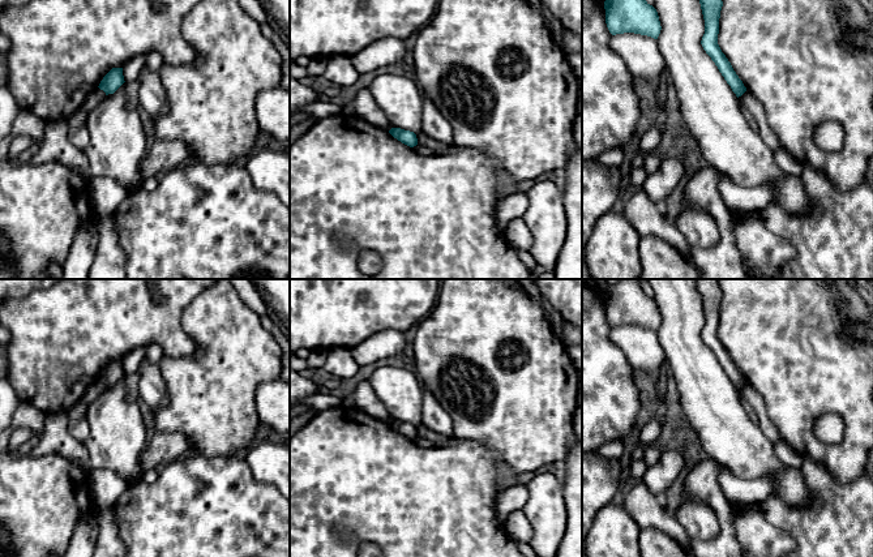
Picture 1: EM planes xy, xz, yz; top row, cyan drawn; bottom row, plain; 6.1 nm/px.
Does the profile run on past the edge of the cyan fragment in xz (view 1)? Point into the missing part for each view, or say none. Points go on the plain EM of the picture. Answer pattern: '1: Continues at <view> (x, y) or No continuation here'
1: No continuation here

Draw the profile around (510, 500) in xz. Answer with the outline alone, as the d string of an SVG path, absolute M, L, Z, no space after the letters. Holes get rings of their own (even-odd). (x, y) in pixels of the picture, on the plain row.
M519 484L500 492L497 497L497 513L505 520L512 513L522 510L528 500L528 489Z

